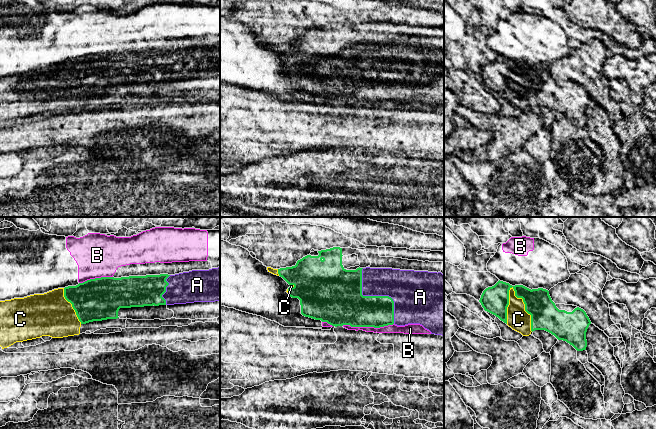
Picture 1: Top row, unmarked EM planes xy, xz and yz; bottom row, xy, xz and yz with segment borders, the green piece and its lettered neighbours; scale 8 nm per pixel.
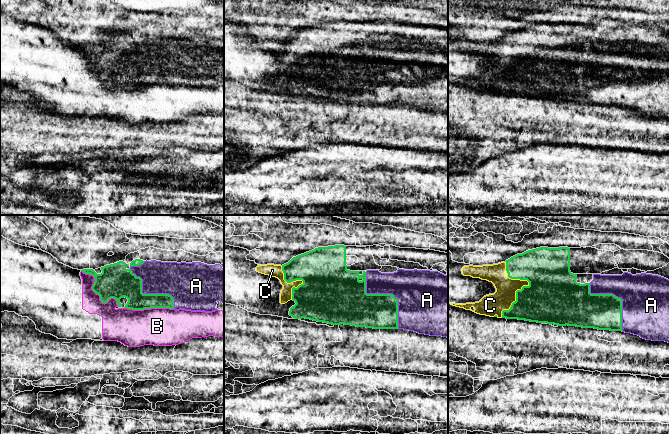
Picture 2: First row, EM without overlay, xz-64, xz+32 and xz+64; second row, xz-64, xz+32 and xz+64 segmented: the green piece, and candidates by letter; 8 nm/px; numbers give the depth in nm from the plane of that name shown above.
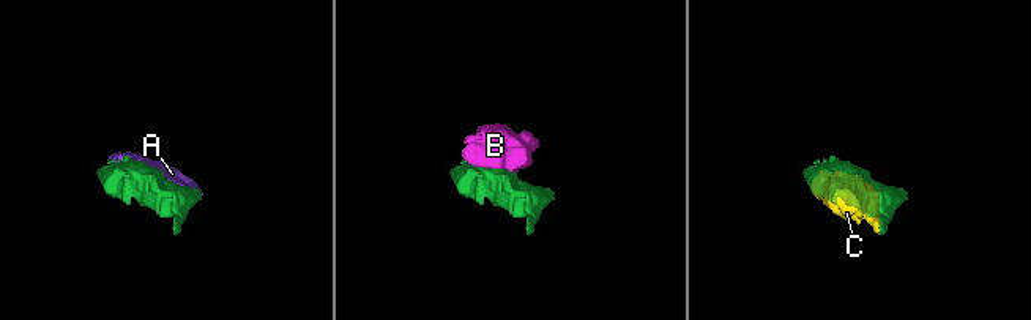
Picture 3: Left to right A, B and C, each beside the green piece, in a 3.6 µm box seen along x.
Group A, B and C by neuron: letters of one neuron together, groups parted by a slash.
A C / B

